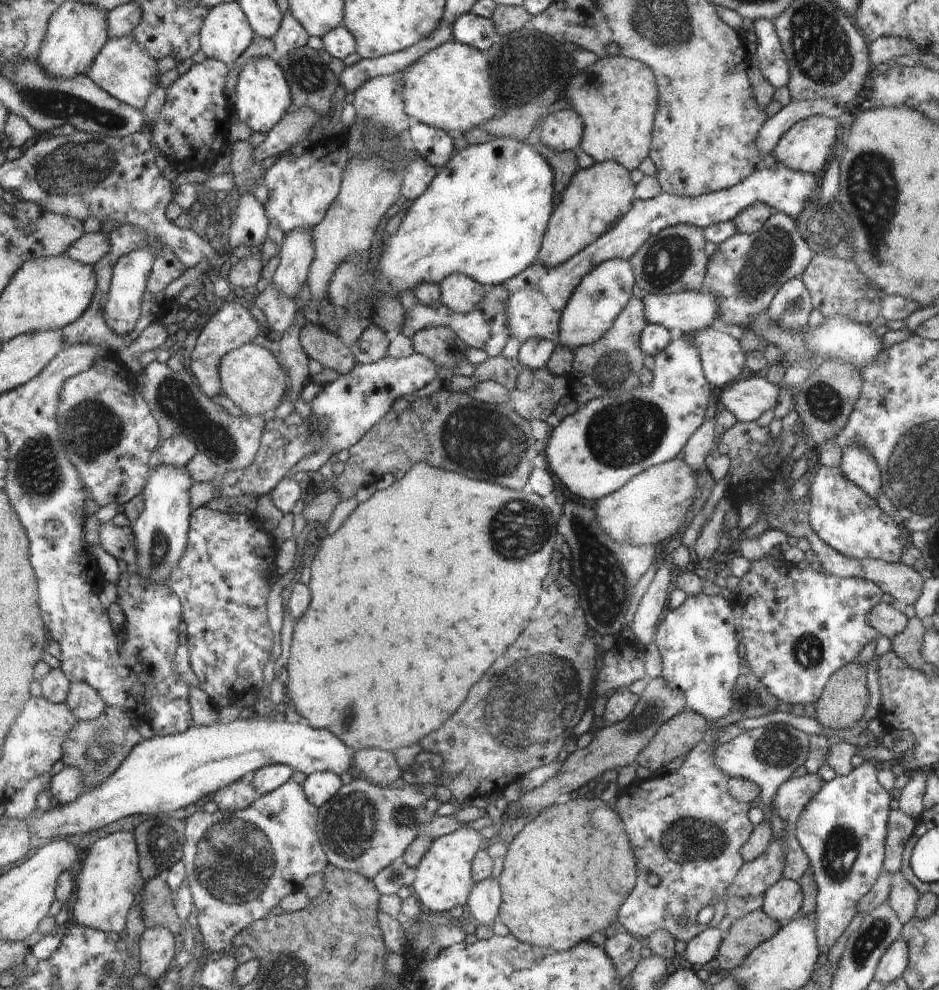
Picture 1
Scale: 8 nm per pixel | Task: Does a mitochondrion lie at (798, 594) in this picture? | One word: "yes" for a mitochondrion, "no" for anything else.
no

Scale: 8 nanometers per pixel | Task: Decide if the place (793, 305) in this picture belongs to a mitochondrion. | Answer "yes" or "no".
yes

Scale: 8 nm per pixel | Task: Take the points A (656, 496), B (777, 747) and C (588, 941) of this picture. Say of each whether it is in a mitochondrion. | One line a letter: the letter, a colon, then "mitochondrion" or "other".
A: other
B: mitochondrion
C: other

